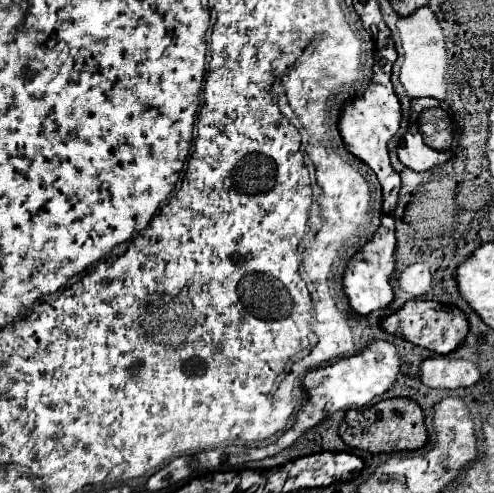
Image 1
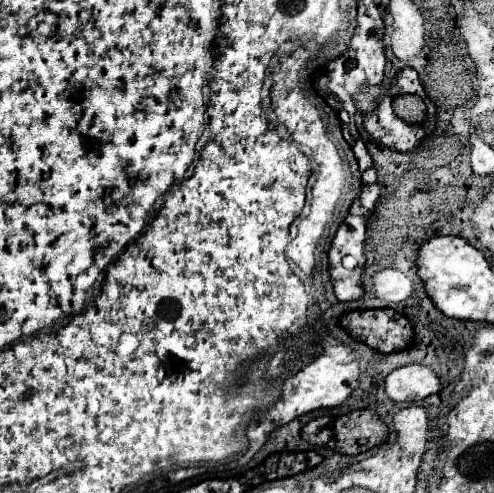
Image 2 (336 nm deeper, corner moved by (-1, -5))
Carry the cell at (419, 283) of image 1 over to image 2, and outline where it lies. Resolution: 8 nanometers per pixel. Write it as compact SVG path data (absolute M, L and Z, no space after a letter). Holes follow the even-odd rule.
M382 269L374 273L372 285L374 285L374 295L388 303L404 301L414 289L412 281L398 269Z

